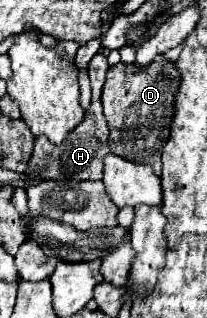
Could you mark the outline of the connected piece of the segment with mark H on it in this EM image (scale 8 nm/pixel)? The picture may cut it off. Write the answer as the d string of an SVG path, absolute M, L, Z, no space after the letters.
M103 53L93 55L93 59L87 65L87 73L91 79L91 107L85 111L85 119L81 125L77 125L77 129L73 129L67 139L61 145L53 145L49 141L45 141L45 137L37 137L35 139L35 149L33 149L33 159L29 161L27 171L39 171L45 179L55 179L55 181L85 181L85 179L101 179L103 177L103 157L109 153L107 147L107 123L103 119L103 111L101 111L101 87L105 83L105 71L109 69L107 57Z

